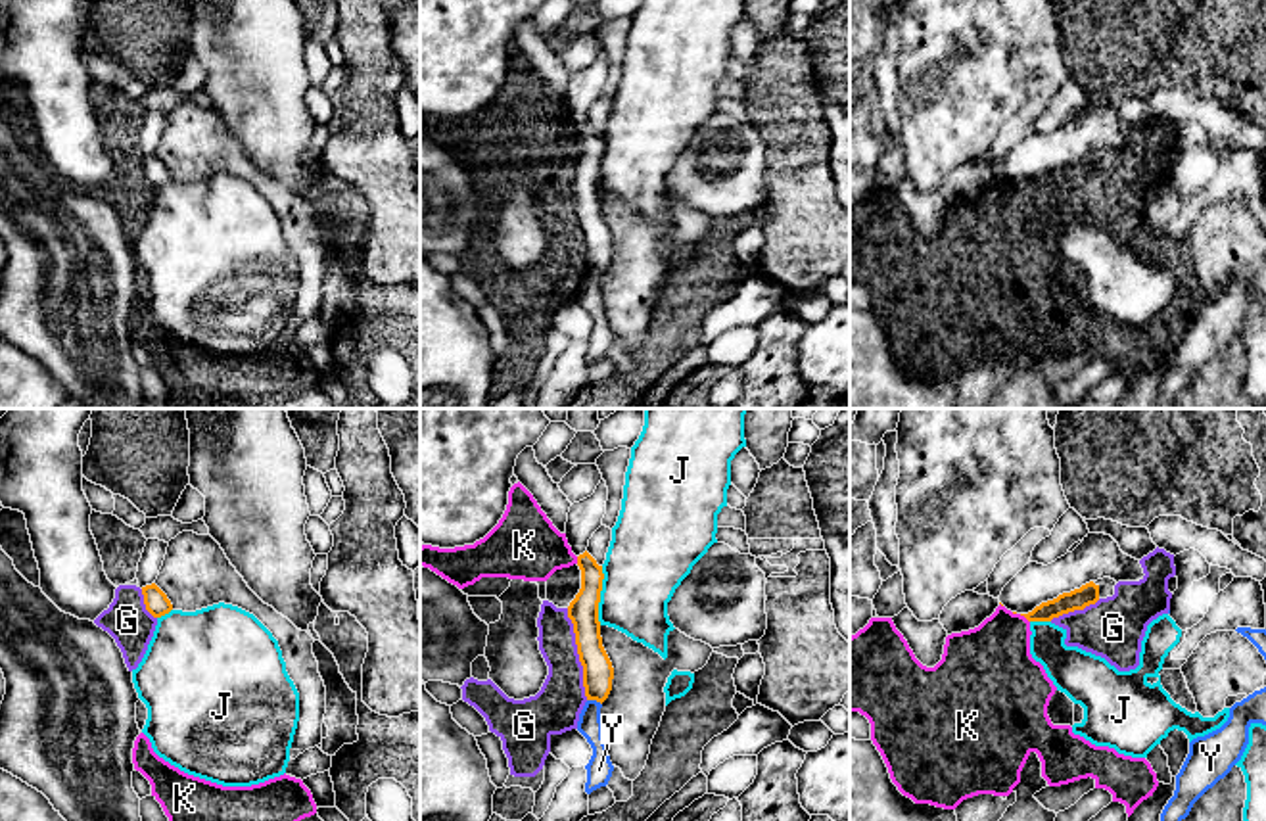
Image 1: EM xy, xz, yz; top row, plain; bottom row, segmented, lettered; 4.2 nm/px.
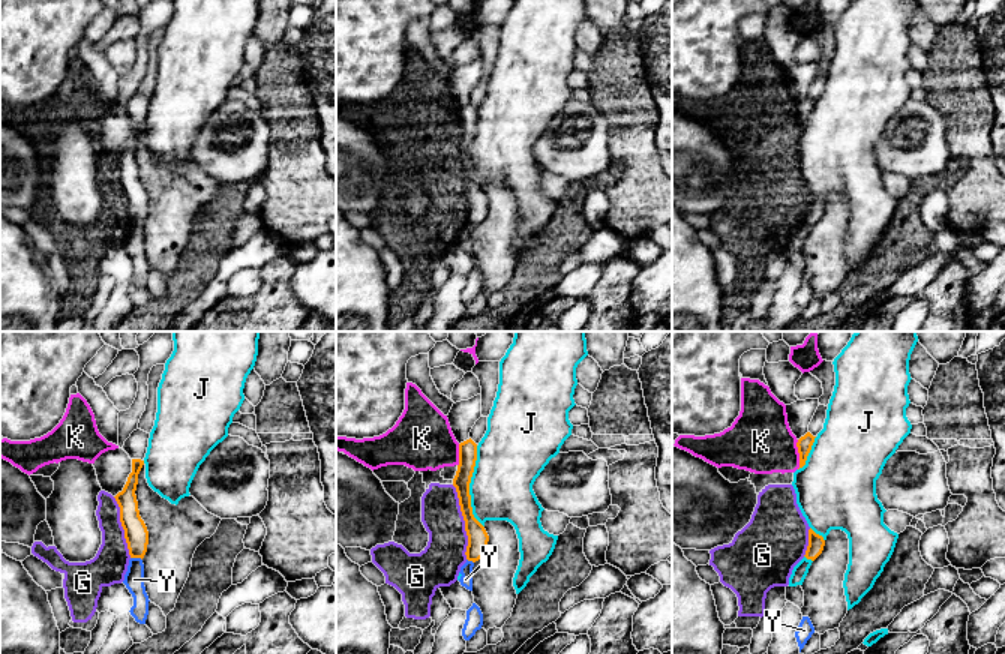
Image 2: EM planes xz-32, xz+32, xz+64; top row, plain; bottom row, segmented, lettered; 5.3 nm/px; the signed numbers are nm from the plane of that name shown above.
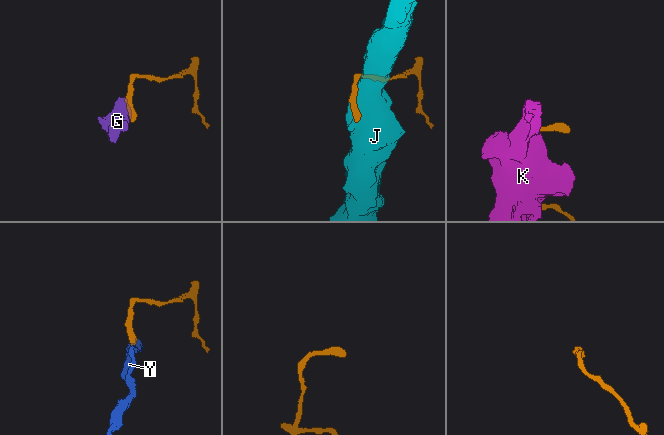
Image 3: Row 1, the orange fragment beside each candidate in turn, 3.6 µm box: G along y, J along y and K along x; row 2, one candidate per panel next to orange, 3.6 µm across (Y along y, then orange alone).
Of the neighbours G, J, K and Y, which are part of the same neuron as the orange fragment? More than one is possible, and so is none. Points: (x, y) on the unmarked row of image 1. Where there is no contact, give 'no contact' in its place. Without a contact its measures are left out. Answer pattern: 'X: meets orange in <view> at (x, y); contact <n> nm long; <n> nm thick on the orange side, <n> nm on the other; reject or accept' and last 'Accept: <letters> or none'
G: meets orange in xz at (578, 223); contact 400 nm long; 130 nm thick on the orange side, 200 nm on the other; reject
J: meets orange in xz at (599, 165); contact 240 nm long; 130 nm thick on the orange side, 340 nm on the other; reject
K: meets orange in yz at (1025, 187); contact 60 nm long; 90 nm thick on the orange side, 340 nm on the other; reject
Y: meets orange in xz at (595, 269); contact 70 nm long; 130 nm thick on the orange side, 100 nm on the other; reject
Accept: none

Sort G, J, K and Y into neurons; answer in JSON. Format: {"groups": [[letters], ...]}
{"groups": [["G", "K"], ["J"], ["Y"]]}

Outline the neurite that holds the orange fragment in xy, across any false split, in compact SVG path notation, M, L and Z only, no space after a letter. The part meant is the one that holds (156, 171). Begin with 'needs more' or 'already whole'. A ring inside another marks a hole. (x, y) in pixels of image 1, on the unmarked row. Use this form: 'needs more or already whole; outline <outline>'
already whole; outline M155 153L142 157L142 165L144 165L146 180L153 188L161 188L173 180L171 171Z

